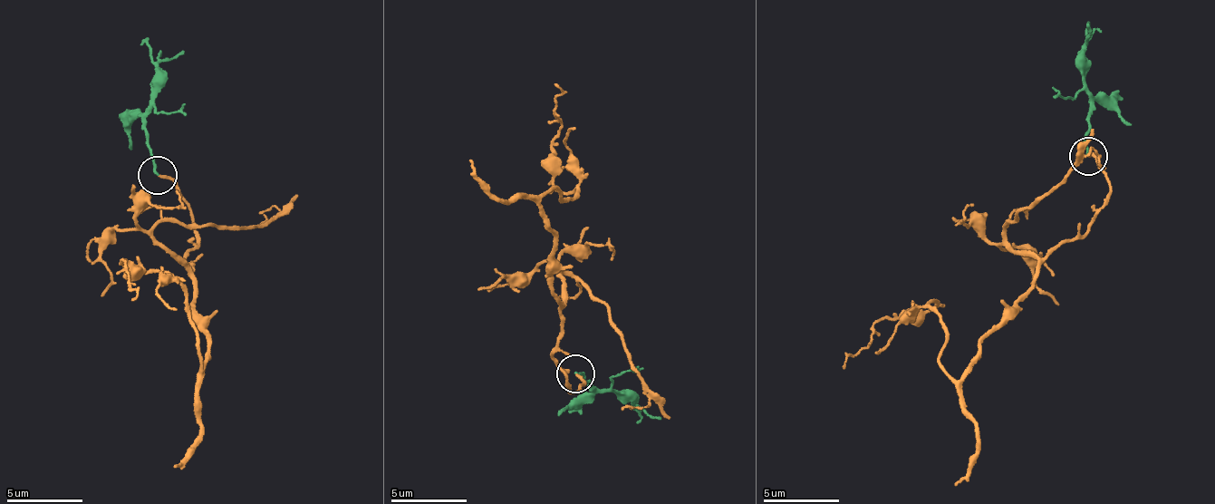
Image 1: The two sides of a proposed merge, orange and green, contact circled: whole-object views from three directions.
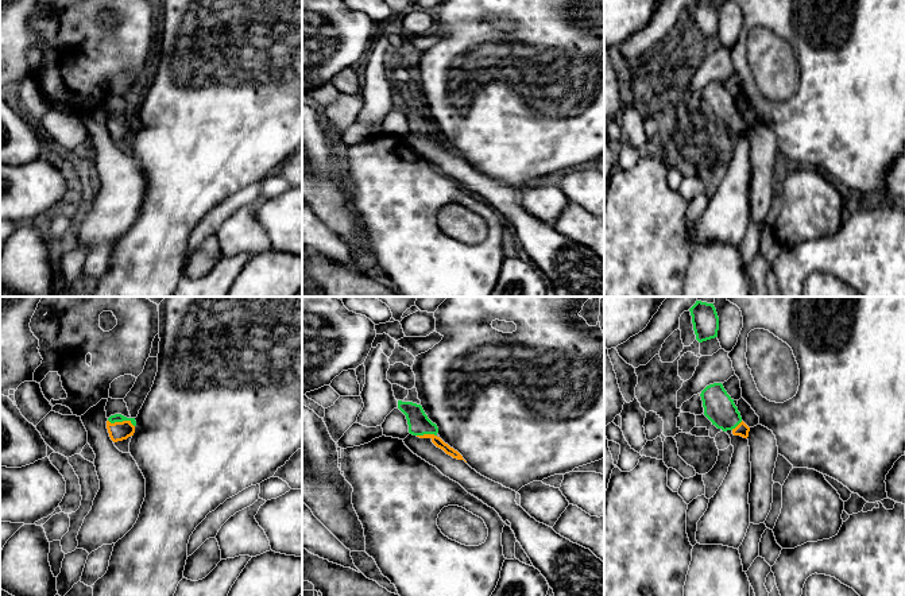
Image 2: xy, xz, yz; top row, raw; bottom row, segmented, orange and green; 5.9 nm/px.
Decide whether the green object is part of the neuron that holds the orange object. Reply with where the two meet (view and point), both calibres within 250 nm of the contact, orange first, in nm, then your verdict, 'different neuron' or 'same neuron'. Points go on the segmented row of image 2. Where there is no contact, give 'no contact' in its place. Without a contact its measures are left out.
xy (123, 421) | 110/50 nm | same neuron

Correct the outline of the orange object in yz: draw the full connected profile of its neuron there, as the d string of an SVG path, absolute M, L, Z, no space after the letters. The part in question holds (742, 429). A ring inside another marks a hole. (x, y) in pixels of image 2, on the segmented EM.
M722 383L707 386L701 394L704 415L723 431L731 430L734 436L749 437L750 427L742 421L734 399Z

